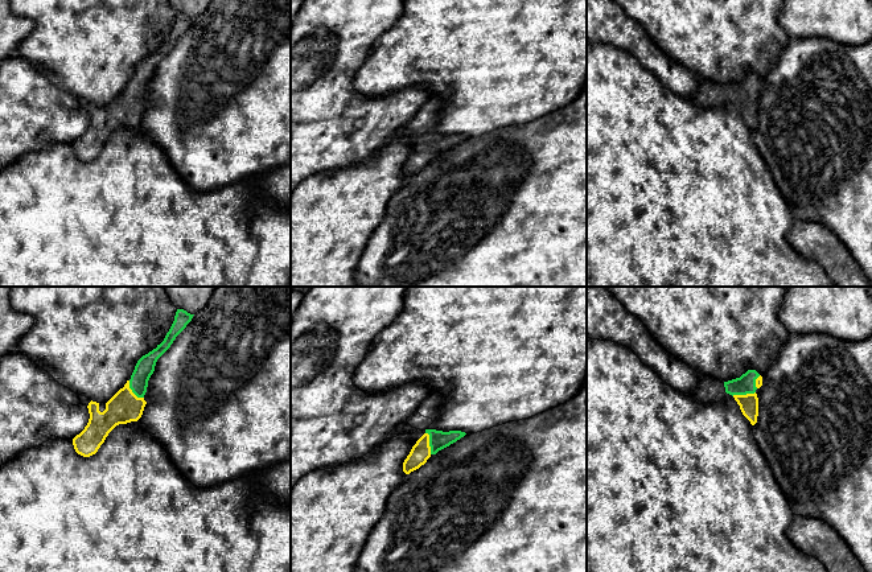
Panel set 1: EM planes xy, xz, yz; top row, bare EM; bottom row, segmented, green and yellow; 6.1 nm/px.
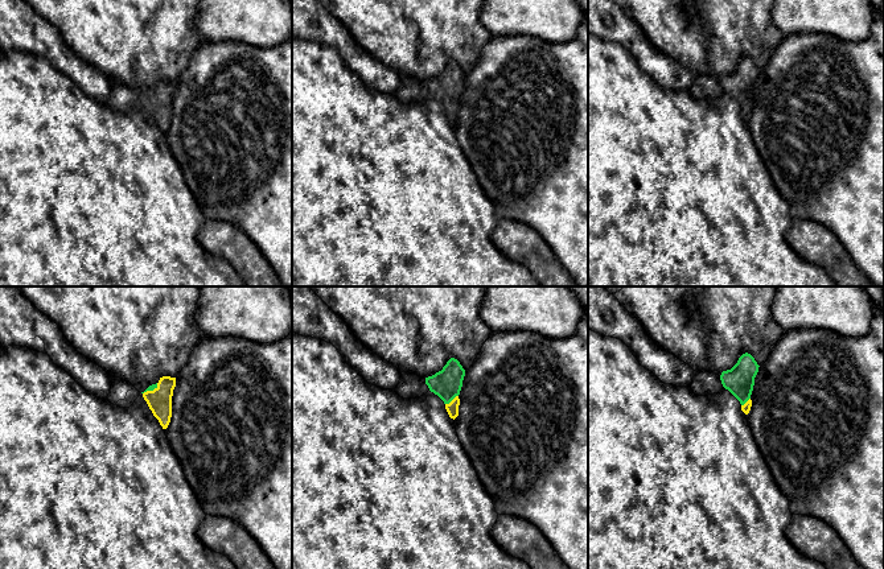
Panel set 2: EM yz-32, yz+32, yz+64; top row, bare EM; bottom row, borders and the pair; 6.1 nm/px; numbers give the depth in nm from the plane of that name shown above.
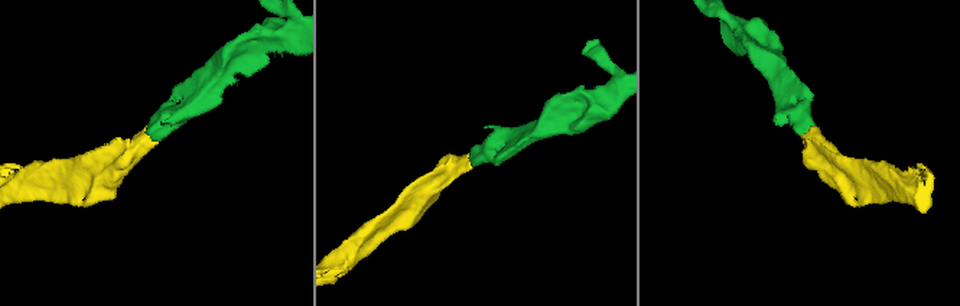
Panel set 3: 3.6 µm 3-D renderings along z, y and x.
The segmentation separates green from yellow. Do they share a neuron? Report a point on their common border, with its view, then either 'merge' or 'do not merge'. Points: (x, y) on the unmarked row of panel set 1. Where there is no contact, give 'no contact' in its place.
meets green in xy at (132, 95); merge

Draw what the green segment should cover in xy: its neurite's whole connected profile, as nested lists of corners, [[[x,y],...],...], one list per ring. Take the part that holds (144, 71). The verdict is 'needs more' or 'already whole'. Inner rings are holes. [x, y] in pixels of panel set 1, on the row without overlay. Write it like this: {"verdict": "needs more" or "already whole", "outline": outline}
{"verdict": "needs more", "outline": [[[177,13],[164,45],[137,65],[131,83],[107,107],[96,107],[79,99],[81,107],[89,112],[90,123],[85,133],[73,143],[78,159],[83,161],[95,159],[116,129],[137,125],[141,122],[147,108],[144,99],[157,63],[170,52],[193,20]]]}

